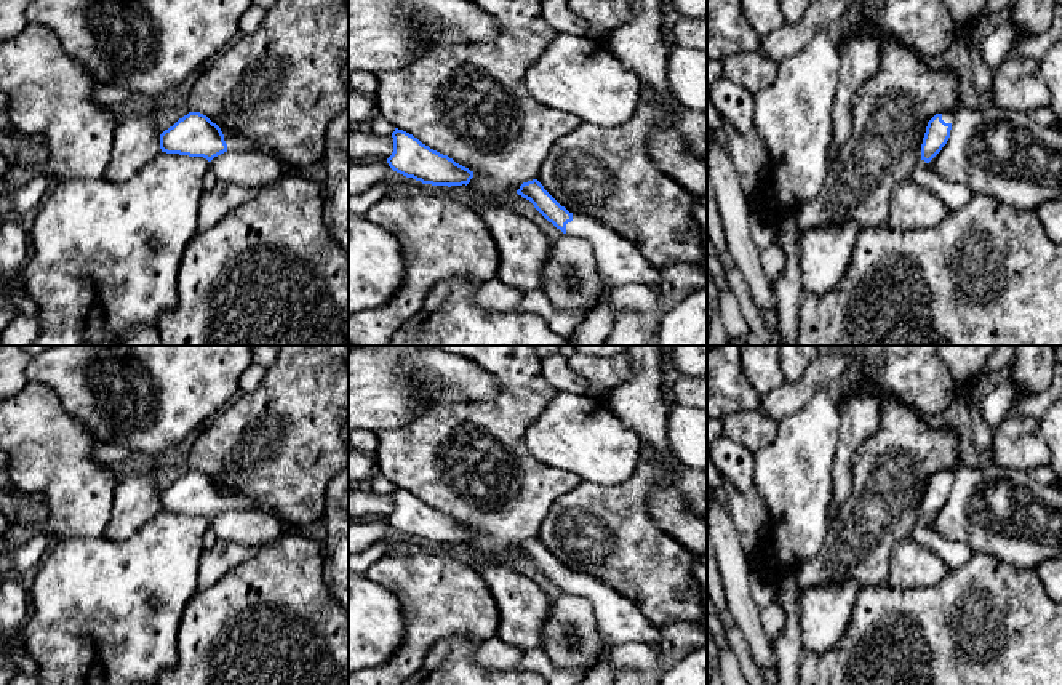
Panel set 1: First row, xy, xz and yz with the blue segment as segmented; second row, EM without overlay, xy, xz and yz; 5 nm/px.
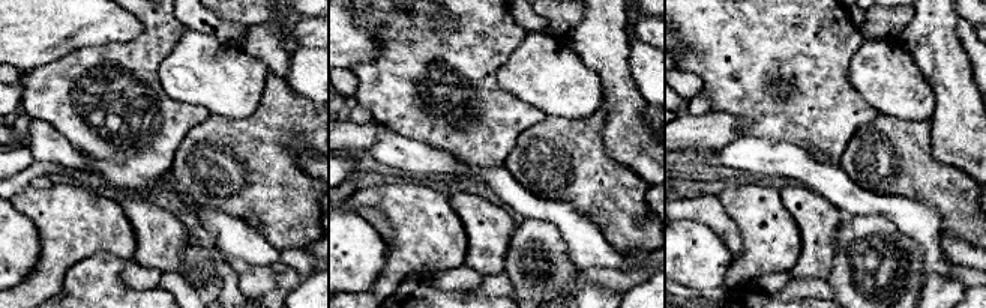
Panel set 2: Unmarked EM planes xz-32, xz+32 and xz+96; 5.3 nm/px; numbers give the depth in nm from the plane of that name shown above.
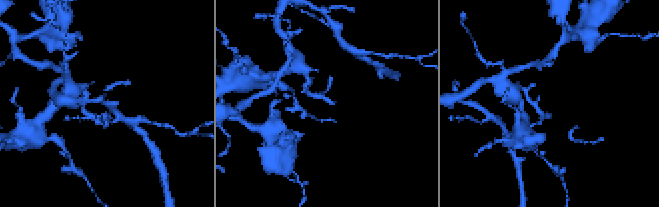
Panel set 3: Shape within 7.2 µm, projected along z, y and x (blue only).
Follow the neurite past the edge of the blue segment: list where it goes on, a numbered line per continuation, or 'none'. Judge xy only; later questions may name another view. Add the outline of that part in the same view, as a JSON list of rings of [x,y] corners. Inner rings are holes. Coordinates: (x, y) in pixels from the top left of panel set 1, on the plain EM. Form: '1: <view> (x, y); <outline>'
1: xy (235, 501); [[[224,488],[222,493],[229,511],[259,511],[261,509],[259,503],[250,499],[246,495],[240,495],[227,488]]]

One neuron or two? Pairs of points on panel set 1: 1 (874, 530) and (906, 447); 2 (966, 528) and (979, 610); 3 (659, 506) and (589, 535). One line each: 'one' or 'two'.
1: one
2: two
3: two

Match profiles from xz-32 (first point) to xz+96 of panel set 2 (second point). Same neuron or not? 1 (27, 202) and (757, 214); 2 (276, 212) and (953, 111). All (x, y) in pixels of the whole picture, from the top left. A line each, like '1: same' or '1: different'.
1: same
2: different

